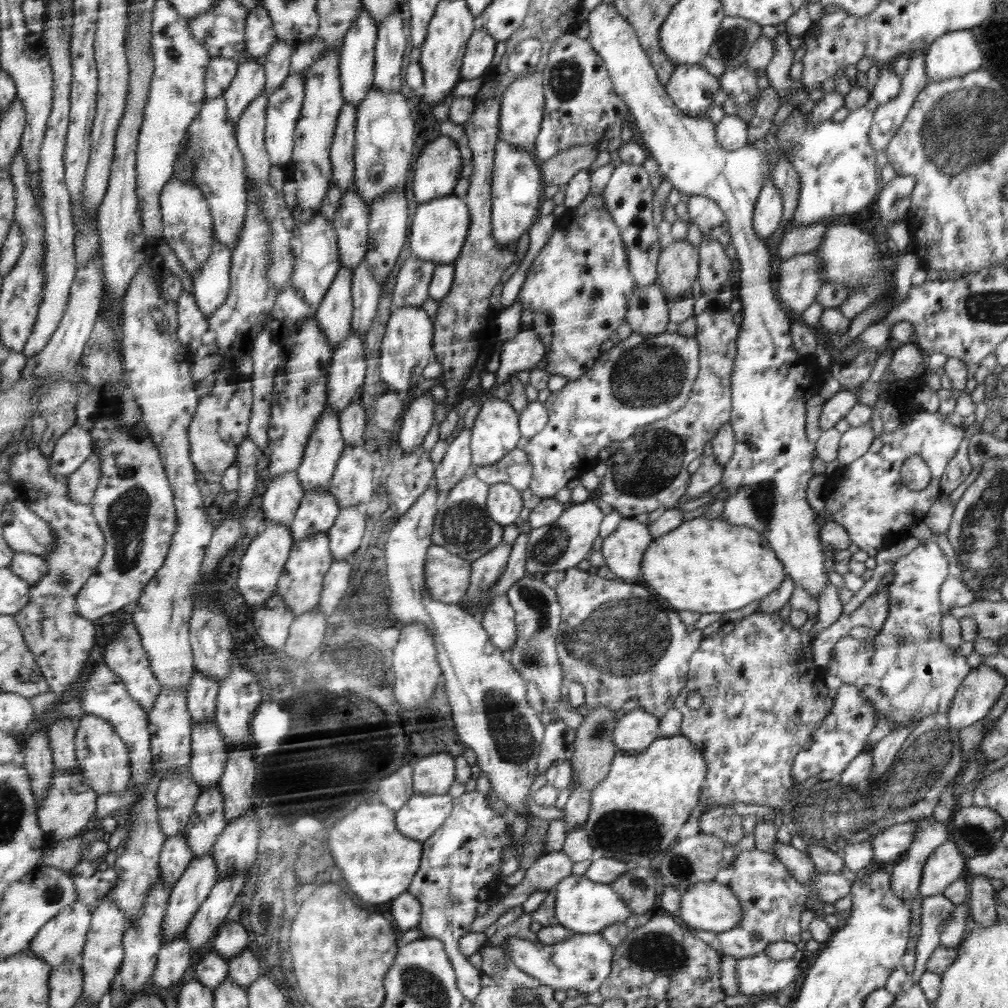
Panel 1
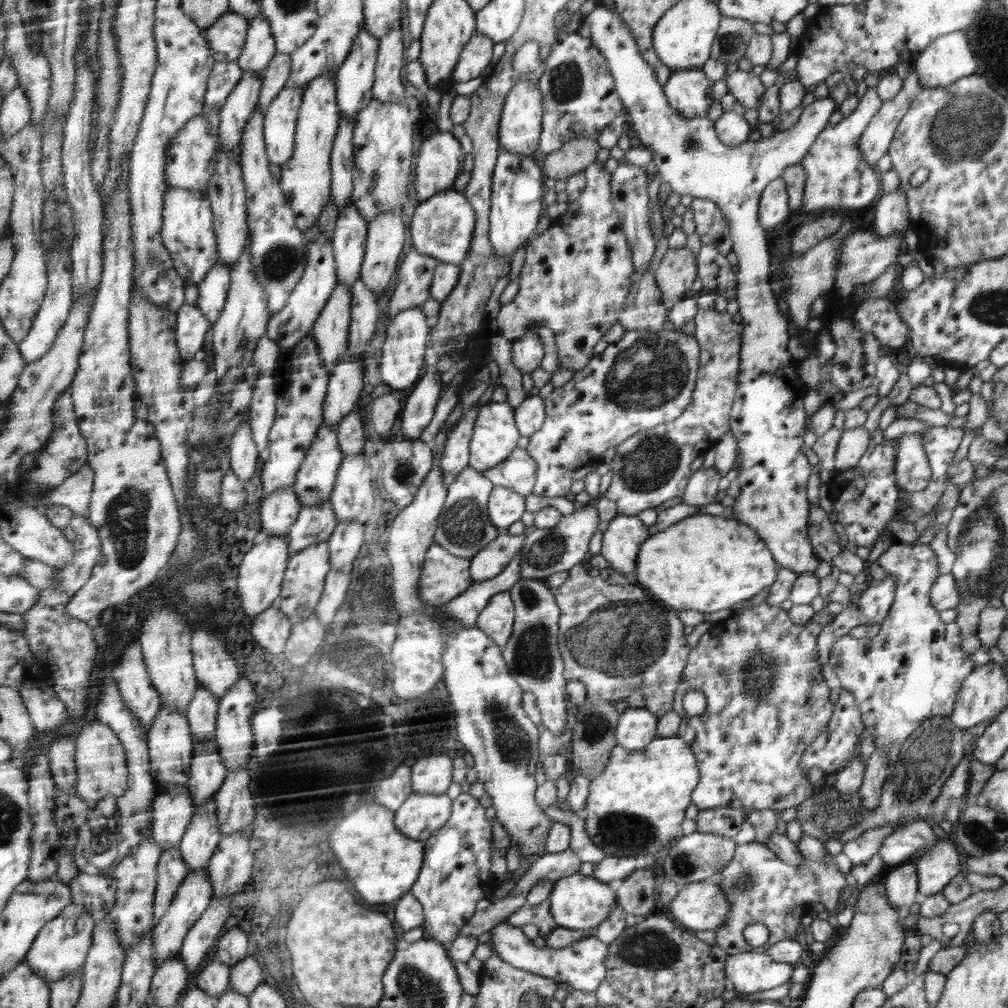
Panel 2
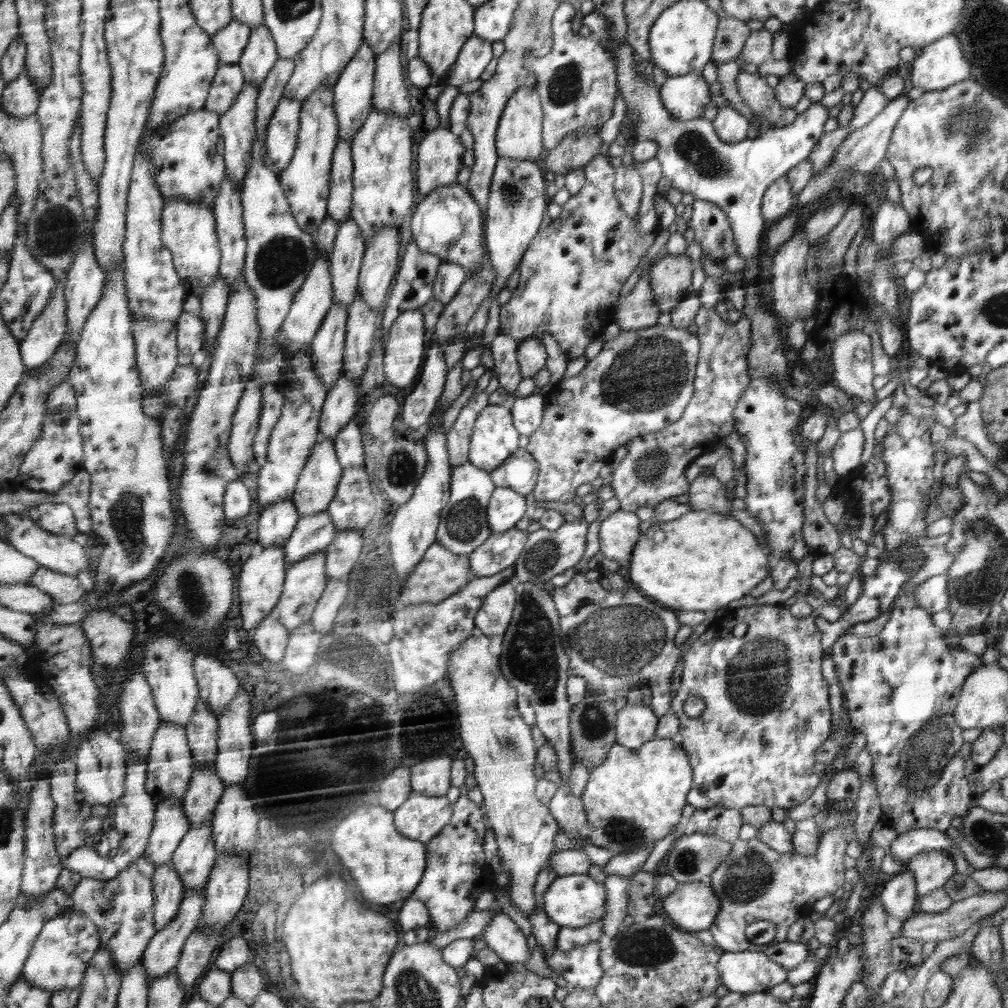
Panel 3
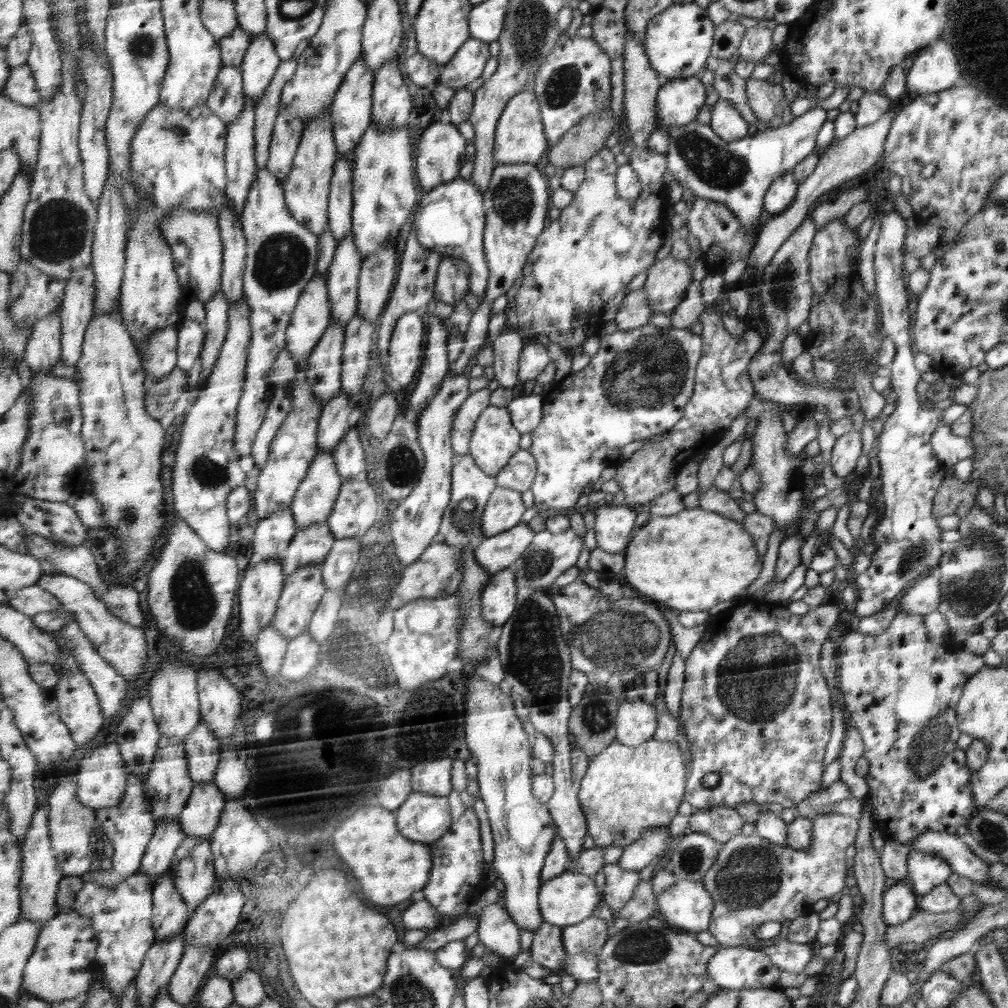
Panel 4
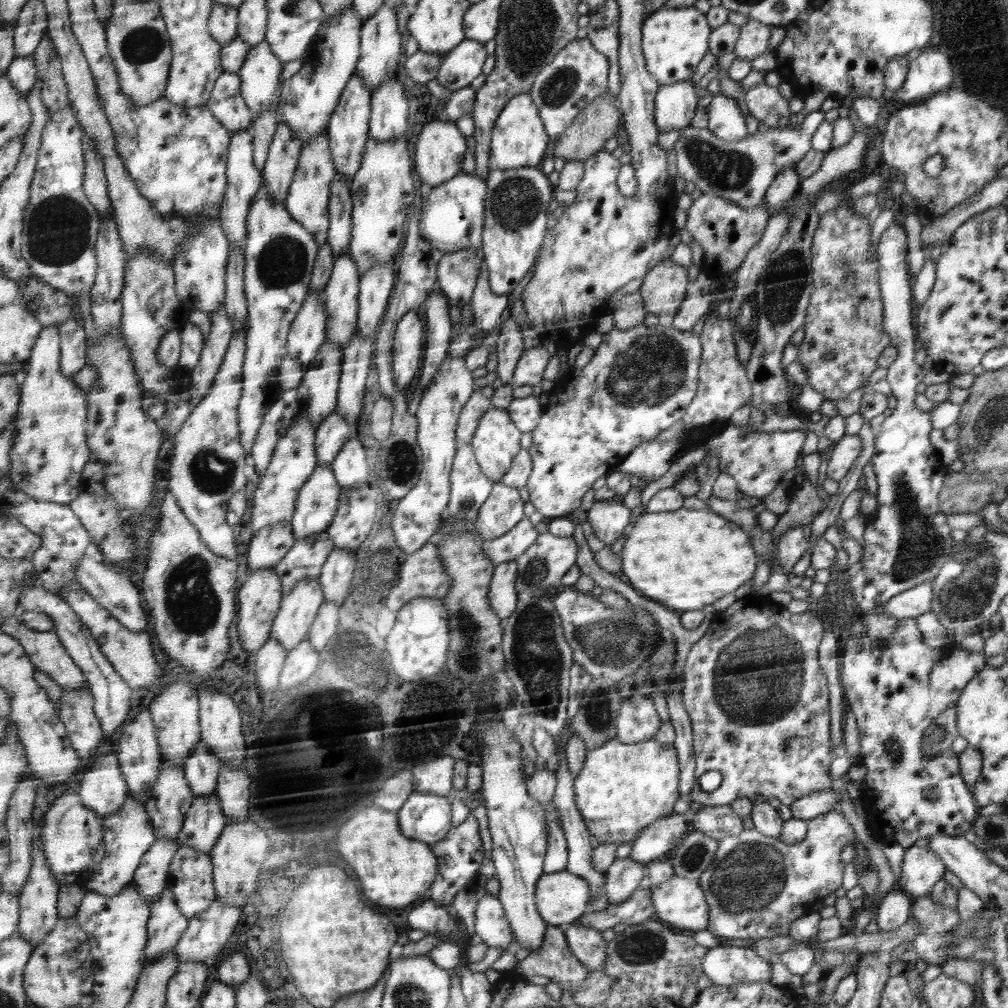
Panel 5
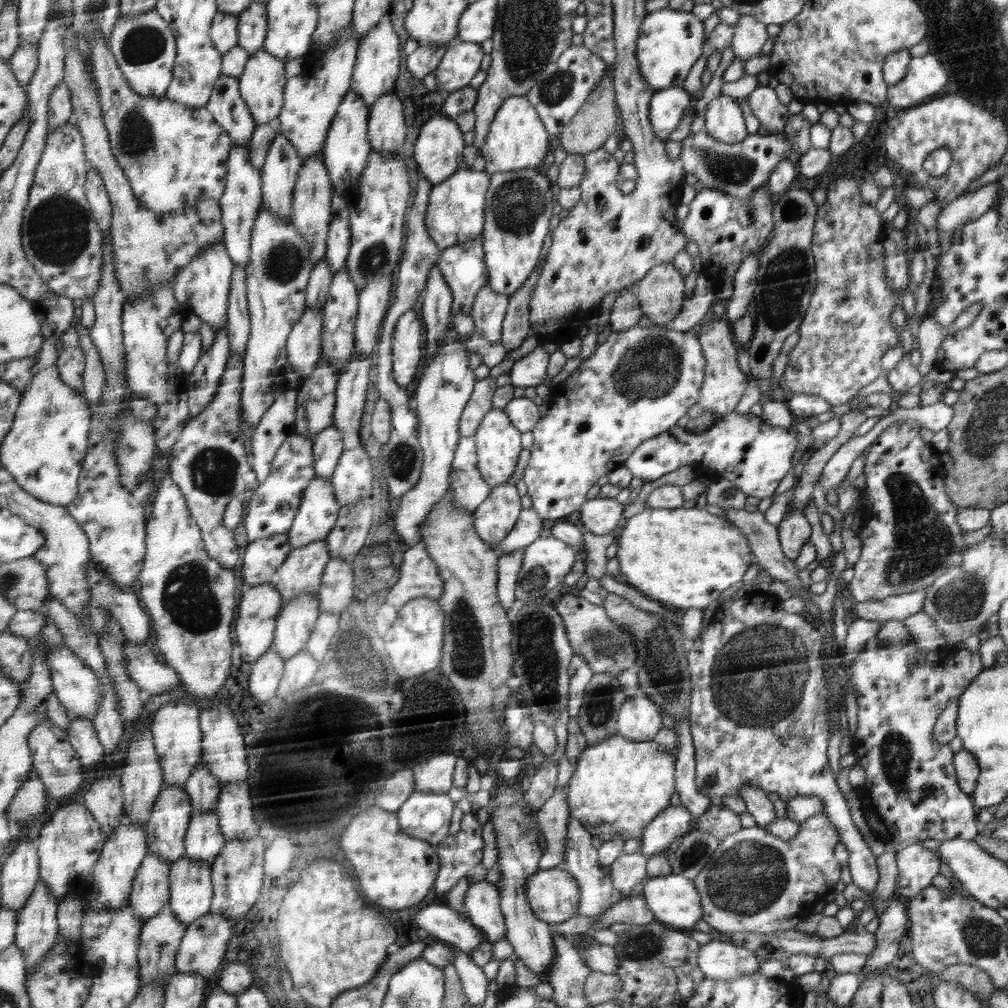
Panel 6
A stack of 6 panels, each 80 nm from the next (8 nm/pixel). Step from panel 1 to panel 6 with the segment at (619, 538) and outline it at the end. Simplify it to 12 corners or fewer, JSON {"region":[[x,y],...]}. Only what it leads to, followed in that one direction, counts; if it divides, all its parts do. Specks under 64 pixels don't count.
{"region":[[599,495],[579,510],[583,526],[607,535],[618,528],[624,506]]}

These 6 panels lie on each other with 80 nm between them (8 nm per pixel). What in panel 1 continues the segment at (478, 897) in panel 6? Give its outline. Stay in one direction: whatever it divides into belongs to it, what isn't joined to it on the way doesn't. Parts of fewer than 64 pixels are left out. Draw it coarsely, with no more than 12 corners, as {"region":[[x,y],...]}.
{"region":[[600,933],[550,945],[513,936],[501,948],[554,990],[587,994],[610,976]]}

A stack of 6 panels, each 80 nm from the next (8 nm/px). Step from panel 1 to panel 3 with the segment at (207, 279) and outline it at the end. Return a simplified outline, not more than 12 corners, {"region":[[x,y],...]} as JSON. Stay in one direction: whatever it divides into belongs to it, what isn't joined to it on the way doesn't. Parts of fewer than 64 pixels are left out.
{"region":[[217,277],[200,297],[208,349],[227,313],[229,284]]}

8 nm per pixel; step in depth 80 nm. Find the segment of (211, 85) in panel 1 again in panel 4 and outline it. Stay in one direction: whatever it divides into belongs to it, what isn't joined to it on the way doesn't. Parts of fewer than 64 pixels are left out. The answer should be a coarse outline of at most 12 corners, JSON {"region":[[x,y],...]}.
{"region":[[223,66],[206,105],[227,124],[243,111],[242,70]]}

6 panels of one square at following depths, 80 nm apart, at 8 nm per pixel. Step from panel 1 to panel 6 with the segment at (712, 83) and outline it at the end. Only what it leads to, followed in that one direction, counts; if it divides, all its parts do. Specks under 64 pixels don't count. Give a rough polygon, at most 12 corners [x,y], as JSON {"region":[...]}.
{"region":[[683,86],[656,91],[649,119],[666,142],[688,109]]}

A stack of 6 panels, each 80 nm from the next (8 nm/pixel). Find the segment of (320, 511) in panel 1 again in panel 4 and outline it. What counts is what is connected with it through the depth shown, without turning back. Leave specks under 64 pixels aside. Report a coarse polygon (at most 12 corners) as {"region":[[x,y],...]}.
{"region":[[327,521],[300,526],[280,562],[286,576],[323,563],[334,548]]}

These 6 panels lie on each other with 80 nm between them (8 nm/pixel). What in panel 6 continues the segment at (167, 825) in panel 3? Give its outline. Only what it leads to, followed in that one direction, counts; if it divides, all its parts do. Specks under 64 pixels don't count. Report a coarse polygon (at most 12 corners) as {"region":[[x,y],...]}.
{"region":[[147,852],[129,896],[144,923],[169,904],[167,862]]}

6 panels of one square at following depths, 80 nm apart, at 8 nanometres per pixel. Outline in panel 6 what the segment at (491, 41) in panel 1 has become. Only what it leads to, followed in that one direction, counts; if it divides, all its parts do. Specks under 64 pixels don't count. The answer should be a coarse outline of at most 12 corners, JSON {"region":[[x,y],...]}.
{"region":[[478,42],[448,46],[433,75],[445,95],[466,88],[480,72]]}

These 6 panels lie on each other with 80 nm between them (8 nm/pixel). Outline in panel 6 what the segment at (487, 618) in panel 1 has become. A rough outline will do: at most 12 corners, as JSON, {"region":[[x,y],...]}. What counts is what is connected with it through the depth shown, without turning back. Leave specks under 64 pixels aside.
{"region":[[525,548],[499,554],[497,597],[509,610]]}

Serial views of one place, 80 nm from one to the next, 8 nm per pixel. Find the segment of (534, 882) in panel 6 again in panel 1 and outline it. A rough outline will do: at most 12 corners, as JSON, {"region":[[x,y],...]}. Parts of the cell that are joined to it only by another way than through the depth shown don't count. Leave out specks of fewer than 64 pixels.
{"region":[[568,875],[554,890],[554,921],[600,933],[630,916],[610,884]]}

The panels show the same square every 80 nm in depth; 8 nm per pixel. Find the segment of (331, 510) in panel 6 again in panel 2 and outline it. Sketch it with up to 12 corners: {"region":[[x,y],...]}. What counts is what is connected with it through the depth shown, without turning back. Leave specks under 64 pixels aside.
{"region":[[324,422],[295,477],[302,506],[331,500],[343,457]]}

